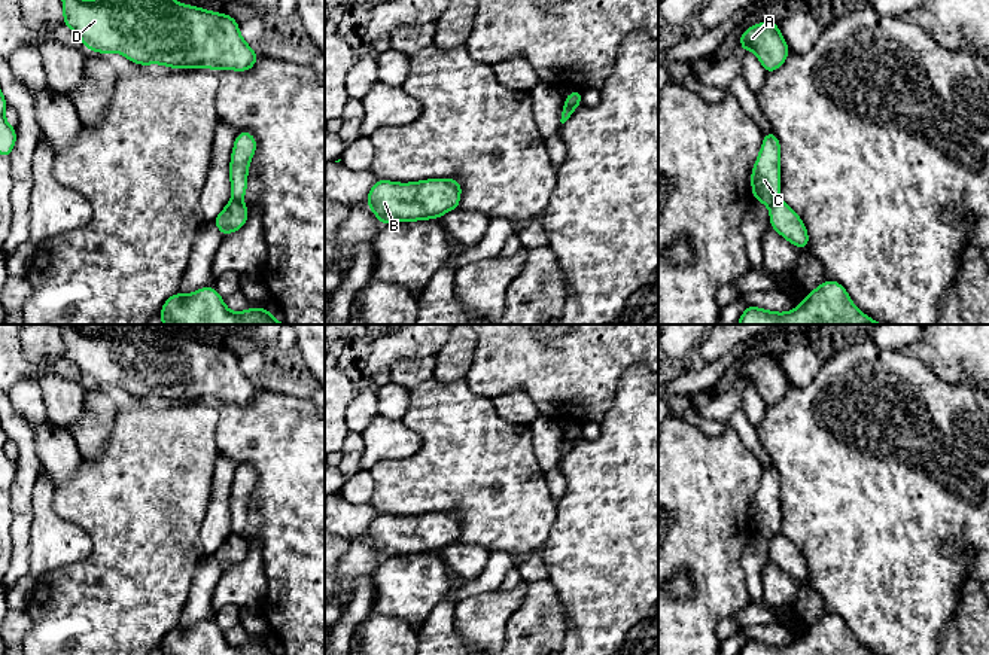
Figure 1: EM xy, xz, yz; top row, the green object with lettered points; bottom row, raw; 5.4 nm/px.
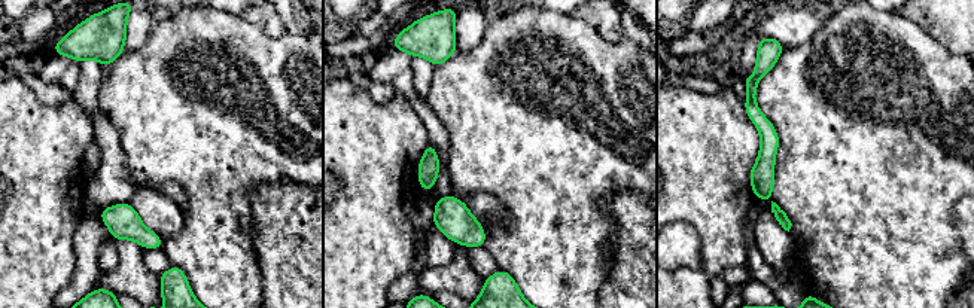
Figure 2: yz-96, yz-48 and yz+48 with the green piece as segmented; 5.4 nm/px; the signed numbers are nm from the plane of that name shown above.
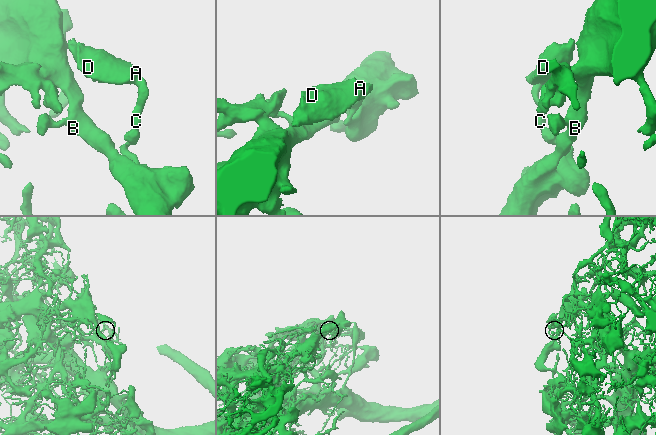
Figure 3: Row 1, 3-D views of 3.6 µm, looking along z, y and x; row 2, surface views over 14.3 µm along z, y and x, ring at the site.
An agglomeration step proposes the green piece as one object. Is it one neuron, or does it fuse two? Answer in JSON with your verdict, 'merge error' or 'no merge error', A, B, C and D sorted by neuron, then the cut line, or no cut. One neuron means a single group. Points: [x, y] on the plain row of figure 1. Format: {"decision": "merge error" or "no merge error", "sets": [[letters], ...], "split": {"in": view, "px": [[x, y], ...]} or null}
{"decision": "merge error", "sets": [["A", "C", "D"], ["B"]], "split": {"in": "yz", "px": [[779, 532], [769, 539]]}}

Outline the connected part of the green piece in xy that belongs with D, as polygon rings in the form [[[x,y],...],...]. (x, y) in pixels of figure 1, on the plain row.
[[[63,325],[61,335],[63,357],[92,386],[118,386],[140,399],[238,405],[250,403],[259,392],[243,374],[238,354],[226,347],[180,338],[167,325],[100,325],[94,335],[86,335],[73,325]]]

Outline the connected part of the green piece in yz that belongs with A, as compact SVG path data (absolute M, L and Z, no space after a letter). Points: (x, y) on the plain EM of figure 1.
M777 354L758 356L740 368L742 387L752 383L766 406L773 406L786 393L789 381L782 371Z

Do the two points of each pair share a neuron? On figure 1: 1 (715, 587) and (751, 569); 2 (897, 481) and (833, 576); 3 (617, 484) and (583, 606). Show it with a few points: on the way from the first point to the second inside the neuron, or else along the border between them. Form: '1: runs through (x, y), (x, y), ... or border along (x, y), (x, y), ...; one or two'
1: border along (751, 538), (741, 560), (749, 602); two
2: runs through (892, 505), (891, 518), (857, 553); one
3: runs through (617, 514), (617, 548), (611, 557), (608, 576); one

